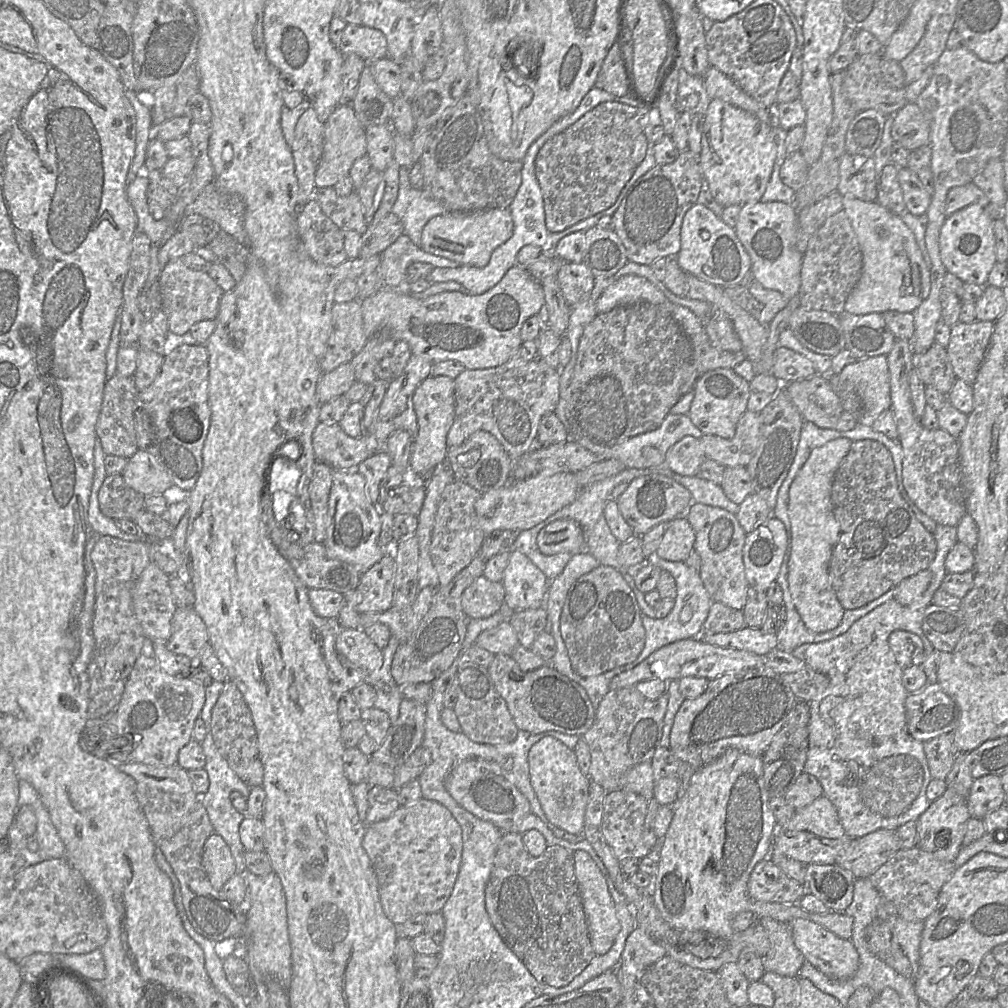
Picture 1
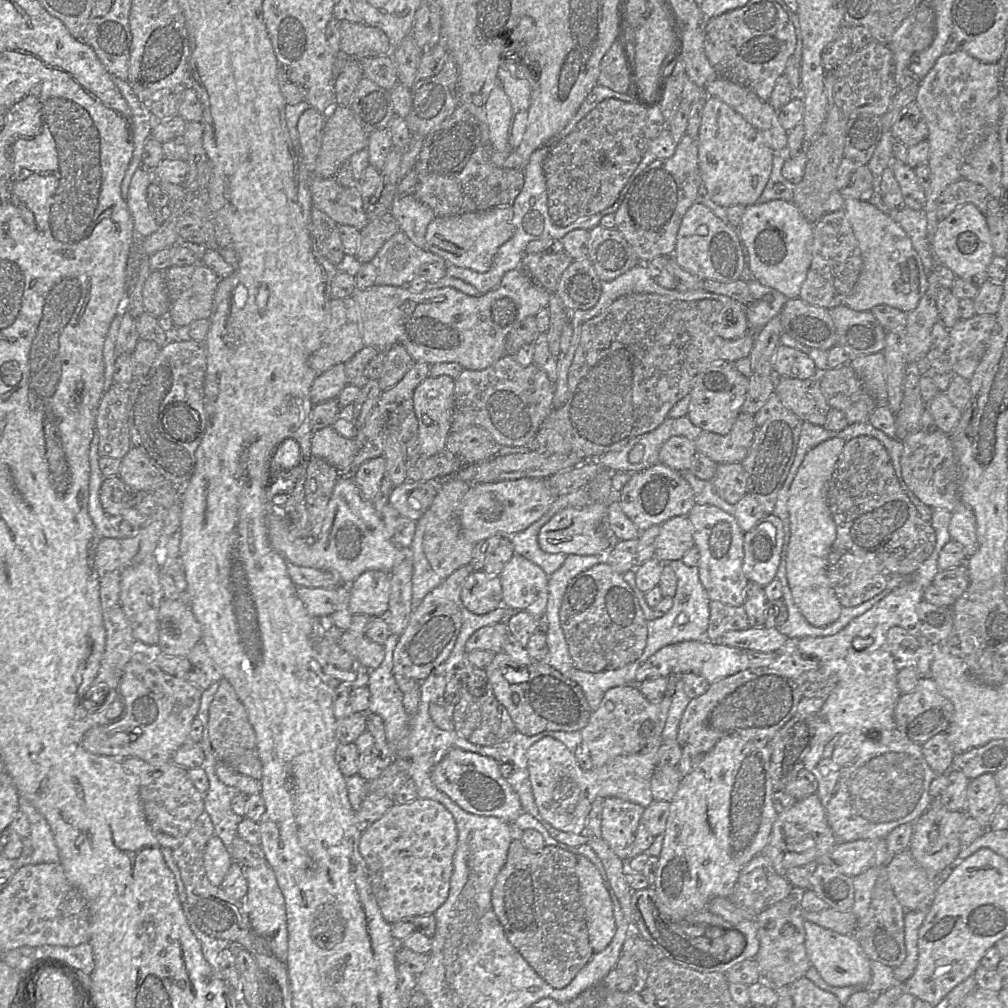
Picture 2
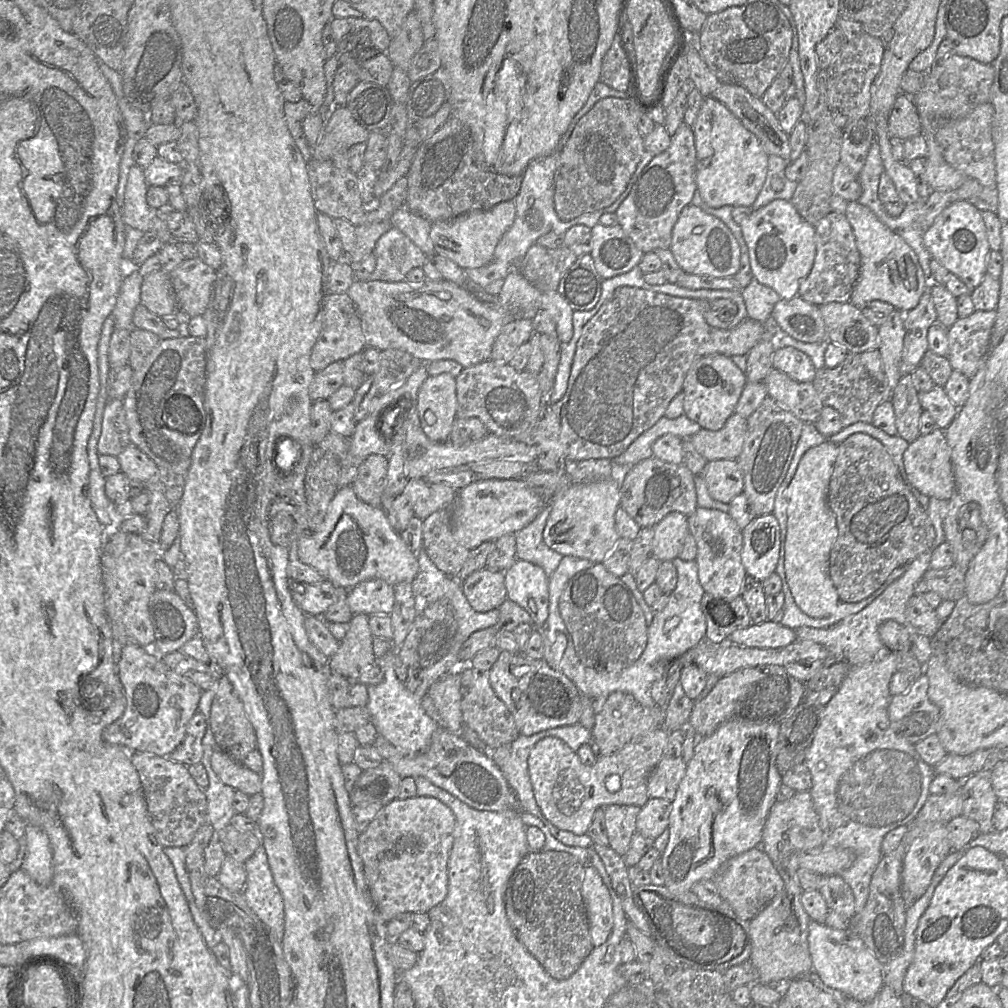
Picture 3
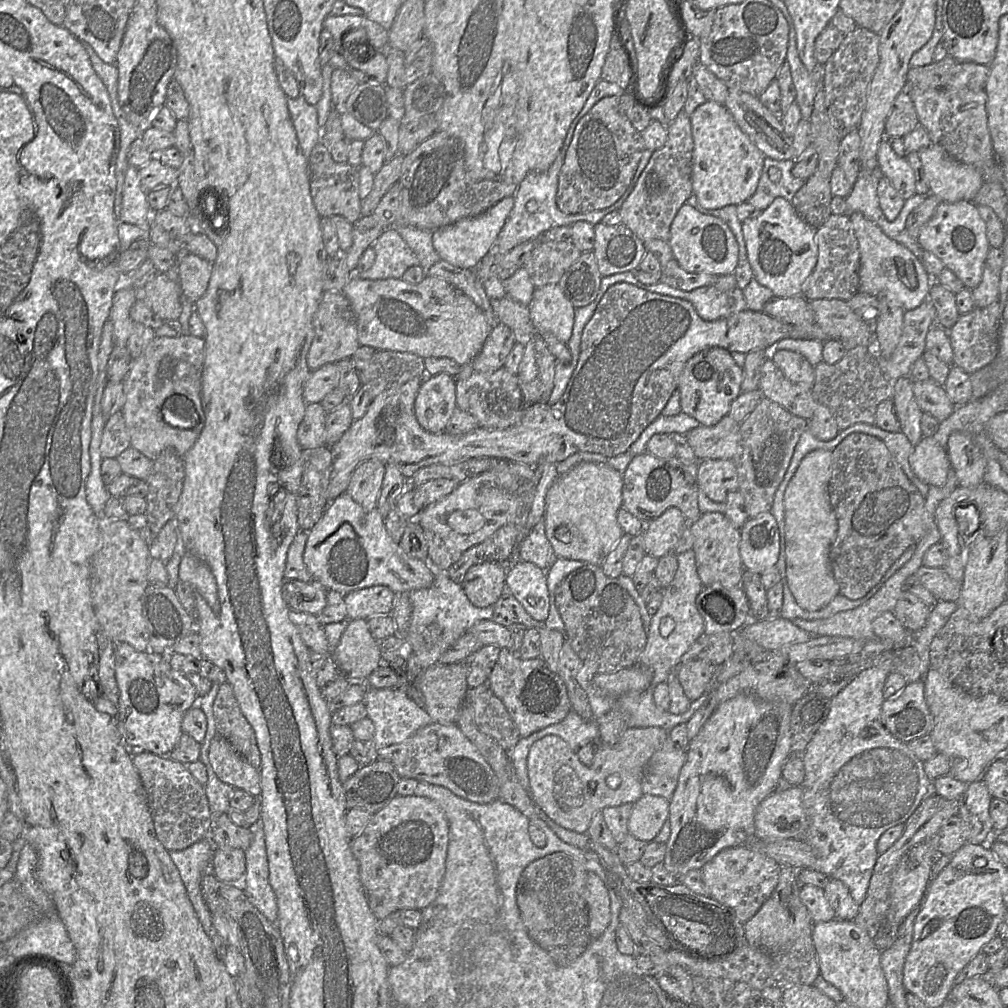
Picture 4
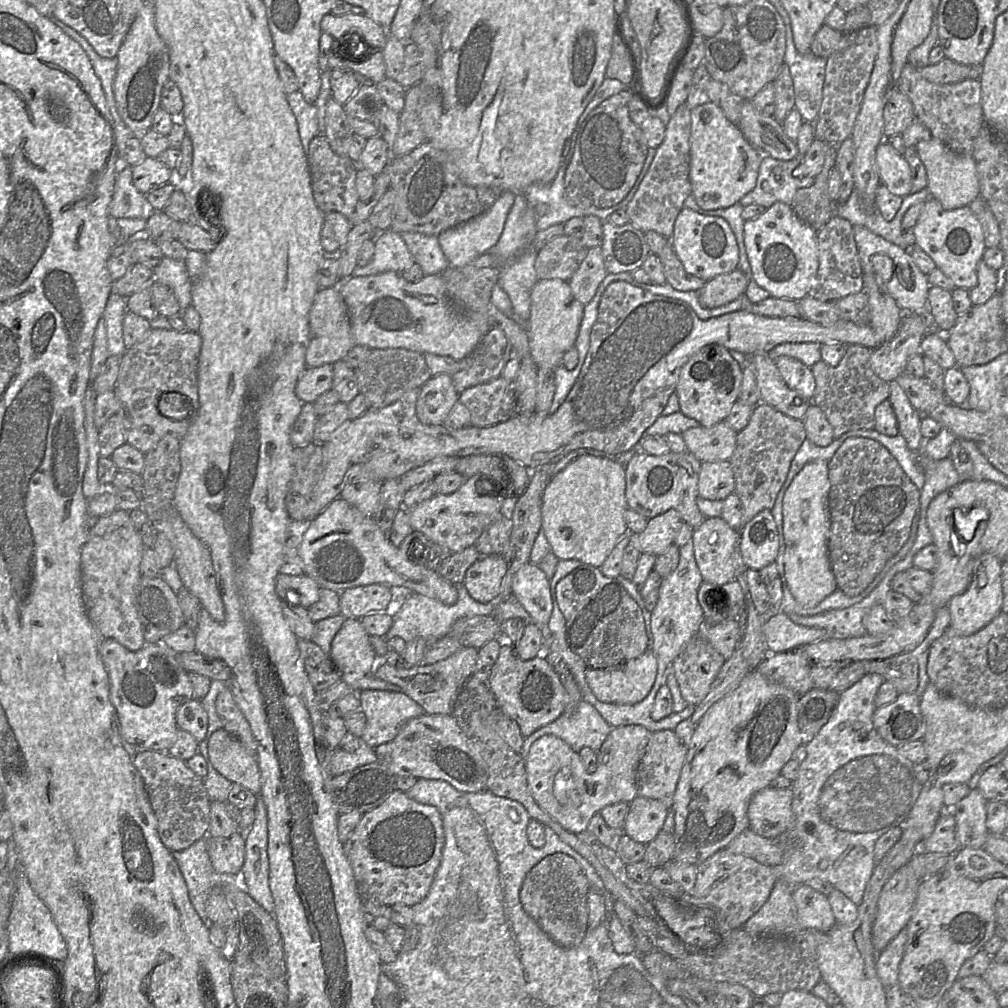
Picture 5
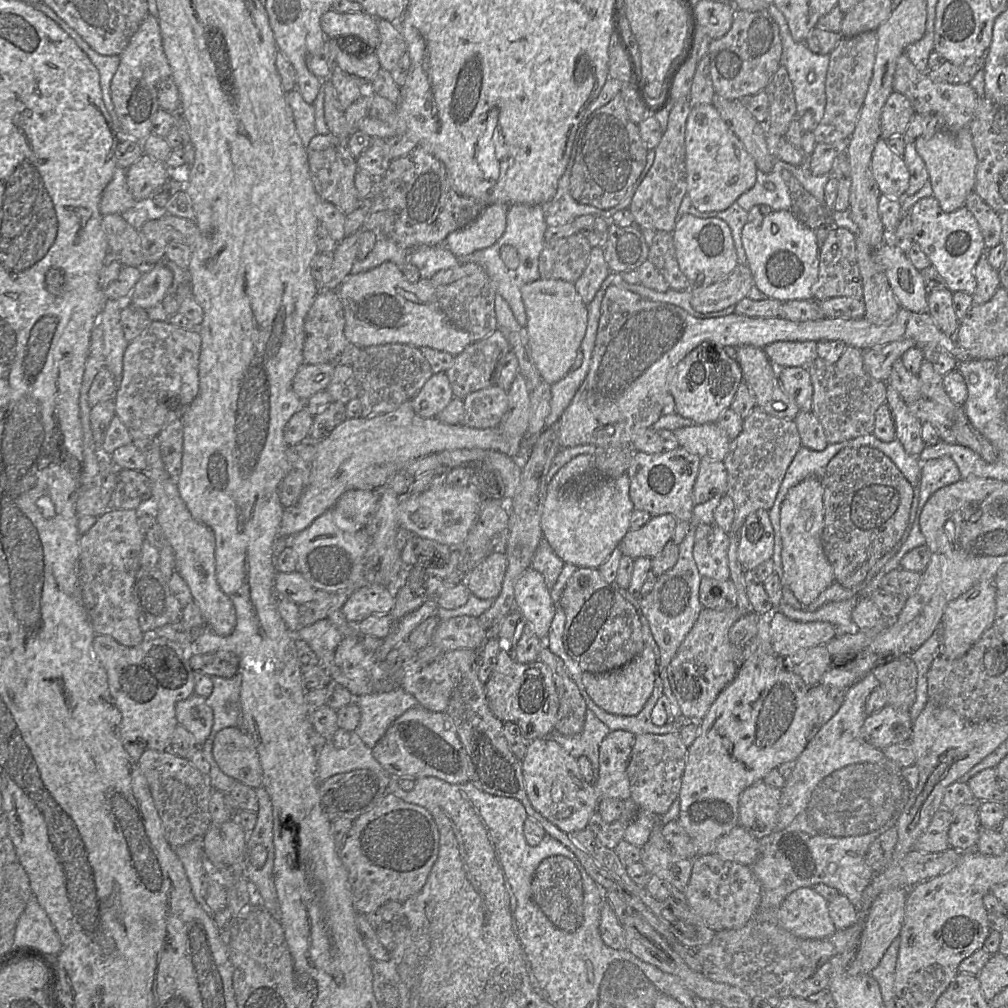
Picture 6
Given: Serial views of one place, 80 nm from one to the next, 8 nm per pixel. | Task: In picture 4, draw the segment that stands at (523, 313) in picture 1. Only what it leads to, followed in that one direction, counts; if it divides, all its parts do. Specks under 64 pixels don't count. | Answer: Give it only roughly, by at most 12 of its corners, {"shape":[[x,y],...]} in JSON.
{"shape":[[352,275],[341,291],[358,342],[449,358],[493,326],[460,289]]}

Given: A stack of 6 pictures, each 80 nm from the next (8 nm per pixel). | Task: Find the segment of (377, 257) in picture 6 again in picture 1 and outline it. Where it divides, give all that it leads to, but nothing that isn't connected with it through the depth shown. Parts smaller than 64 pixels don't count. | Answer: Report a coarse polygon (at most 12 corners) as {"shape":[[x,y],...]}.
{"shape":[[405,233],[381,254],[383,287],[402,289],[414,262],[434,268],[460,264],[425,252]]}

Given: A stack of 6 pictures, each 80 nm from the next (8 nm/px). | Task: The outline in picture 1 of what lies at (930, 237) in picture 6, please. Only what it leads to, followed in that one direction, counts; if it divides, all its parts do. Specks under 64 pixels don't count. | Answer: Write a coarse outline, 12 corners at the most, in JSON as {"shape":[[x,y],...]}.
{"shape":[[979,204],[946,217],[941,261],[963,283],[987,285],[993,219]]}

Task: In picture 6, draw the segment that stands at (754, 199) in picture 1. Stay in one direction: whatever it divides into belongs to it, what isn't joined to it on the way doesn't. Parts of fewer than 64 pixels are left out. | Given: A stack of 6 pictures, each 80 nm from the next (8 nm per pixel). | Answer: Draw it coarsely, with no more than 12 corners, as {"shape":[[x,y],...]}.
{"shape":[[713,104],[686,121],[687,195],[724,211],[757,167]]}

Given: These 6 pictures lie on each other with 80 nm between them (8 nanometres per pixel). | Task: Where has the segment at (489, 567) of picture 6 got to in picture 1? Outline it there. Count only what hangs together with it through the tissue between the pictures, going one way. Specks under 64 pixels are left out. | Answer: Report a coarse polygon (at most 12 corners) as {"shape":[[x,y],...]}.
{"shape":[[481,575],[463,591],[467,618],[484,619],[499,611],[501,582]]}

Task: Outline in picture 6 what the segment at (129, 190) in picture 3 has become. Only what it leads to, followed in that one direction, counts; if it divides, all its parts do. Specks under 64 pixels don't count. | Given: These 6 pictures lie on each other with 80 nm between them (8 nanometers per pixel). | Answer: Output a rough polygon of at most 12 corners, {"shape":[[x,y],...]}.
{"shape":[[116,167],[99,204],[102,216],[121,214],[136,202],[126,169]]}

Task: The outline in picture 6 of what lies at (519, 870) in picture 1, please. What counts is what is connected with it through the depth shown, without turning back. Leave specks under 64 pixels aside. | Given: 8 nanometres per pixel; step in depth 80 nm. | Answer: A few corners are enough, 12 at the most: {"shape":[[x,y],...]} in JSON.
{"shape":[[550,856],[536,869],[533,896],[559,928],[583,919],[578,868]]}

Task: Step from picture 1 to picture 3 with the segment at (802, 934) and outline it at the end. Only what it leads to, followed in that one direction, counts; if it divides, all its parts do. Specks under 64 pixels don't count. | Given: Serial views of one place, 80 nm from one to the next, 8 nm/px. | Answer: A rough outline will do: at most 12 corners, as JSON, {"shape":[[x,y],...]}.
{"shape":[[810,920],[813,970],[862,1003],[884,966],[851,930]]}

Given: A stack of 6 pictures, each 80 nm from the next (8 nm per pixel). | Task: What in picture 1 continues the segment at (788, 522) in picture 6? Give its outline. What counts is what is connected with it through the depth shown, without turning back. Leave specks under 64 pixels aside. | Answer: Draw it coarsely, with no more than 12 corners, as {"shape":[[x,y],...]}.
{"shape":[[851,440],[815,448],[789,489],[788,584],[813,633],[845,612],[829,577],[831,487]]}

